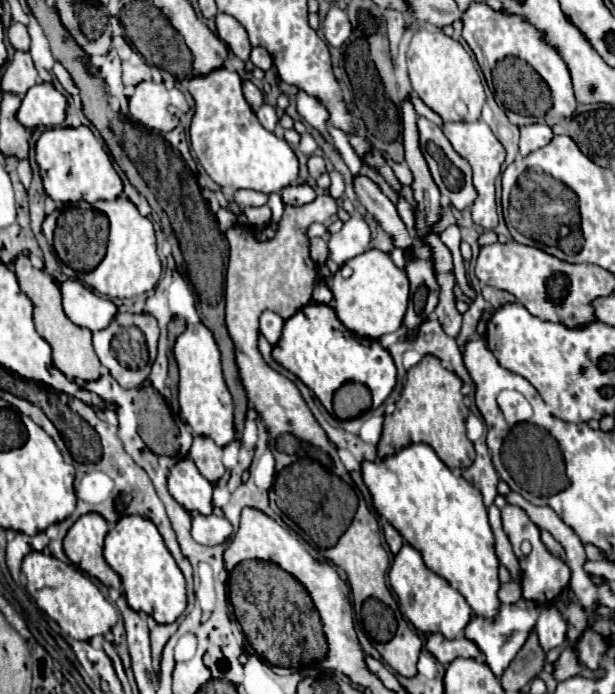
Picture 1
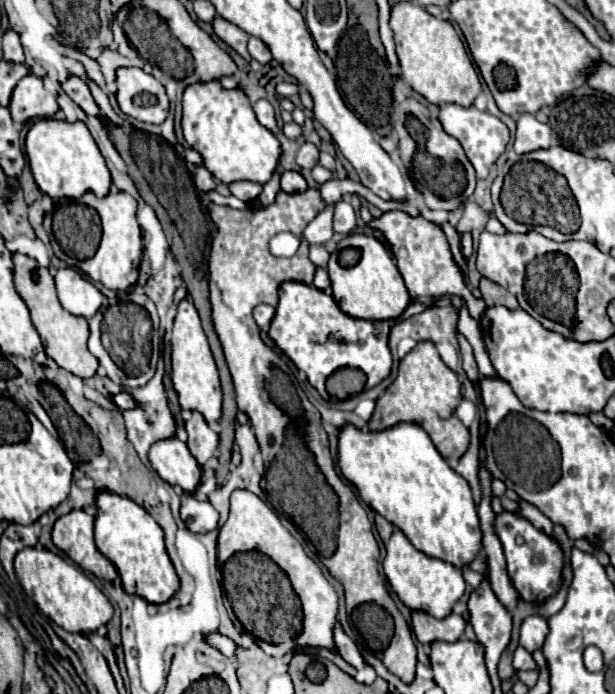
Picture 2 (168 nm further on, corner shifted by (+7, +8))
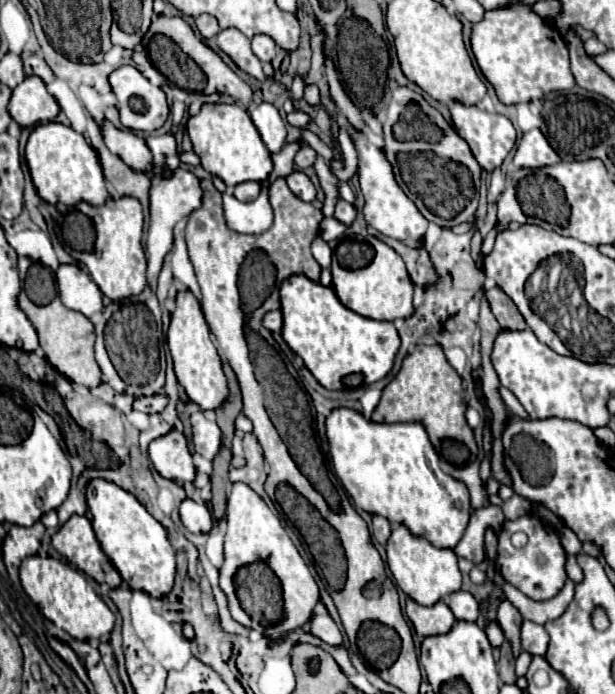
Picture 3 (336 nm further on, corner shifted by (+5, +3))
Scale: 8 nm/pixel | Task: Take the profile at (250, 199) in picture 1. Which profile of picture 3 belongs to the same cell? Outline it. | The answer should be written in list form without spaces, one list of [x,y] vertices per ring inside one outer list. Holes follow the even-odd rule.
[[[247,181],[247,183],[239,183],[235,187],[235,197],[239,201],[255,201],[259,197],[259,191],[261,191],[261,183],[255,183],[255,181]]]

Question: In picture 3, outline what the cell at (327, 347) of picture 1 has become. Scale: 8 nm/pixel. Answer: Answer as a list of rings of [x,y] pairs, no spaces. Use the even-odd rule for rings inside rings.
[[[303,275],[285,279],[279,295],[283,311],[281,335],[325,389],[343,389],[341,379],[349,373],[361,373],[367,385],[387,377],[399,349],[399,335],[393,323],[367,319],[349,311],[331,287],[323,287]]]

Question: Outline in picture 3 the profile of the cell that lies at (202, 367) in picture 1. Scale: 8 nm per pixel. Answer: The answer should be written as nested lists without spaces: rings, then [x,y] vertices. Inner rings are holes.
[[[183,291],[177,295],[177,309],[171,315],[171,325],[167,331],[167,345],[173,357],[173,367],[177,381],[185,389],[187,397],[197,403],[203,411],[219,409],[227,399],[227,379],[221,369],[221,359],[211,341],[209,325],[201,313],[199,301],[191,291]]]

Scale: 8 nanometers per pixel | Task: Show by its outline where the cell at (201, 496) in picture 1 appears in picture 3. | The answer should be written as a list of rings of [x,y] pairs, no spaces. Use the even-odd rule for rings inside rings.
[[[169,431],[167,435],[151,441],[149,459],[155,471],[177,483],[195,481],[195,465],[187,447],[187,439],[179,431]]]

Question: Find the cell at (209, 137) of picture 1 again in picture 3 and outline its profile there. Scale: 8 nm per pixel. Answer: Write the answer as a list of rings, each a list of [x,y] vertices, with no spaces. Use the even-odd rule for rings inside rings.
[[[203,103],[201,111],[189,117],[187,131],[193,143],[193,151],[201,159],[201,167],[219,177],[229,189],[245,181],[263,183],[273,171],[269,149],[261,141],[261,135],[257,133],[257,127],[253,125],[249,113],[237,103]]]

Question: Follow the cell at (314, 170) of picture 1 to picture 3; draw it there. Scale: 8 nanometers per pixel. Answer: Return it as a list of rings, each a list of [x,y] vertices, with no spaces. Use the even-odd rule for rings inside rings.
[[[309,145],[301,147],[301,149],[297,151],[297,155],[295,155],[295,163],[297,163],[297,167],[299,167],[299,169],[313,167],[315,159],[317,159],[317,153],[315,153],[315,151],[313,151]]]

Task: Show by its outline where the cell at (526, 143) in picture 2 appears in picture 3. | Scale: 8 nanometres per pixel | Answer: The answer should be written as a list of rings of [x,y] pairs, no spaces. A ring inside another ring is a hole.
[[[531,129],[527,133],[523,133],[521,143],[517,145],[513,163],[517,167],[545,167],[545,165],[553,165],[559,163],[559,155],[553,151],[553,147],[549,145],[547,137],[541,133],[541,129]]]

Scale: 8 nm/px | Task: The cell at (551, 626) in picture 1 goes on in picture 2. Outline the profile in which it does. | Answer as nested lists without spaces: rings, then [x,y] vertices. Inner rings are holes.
[[[527,616],[521,624],[521,638],[519,638],[519,644],[529,650],[529,652],[535,652],[543,646],[545,642],[545,636],[547,636],[549,628],[547,628],[547,620],[543,616]]]

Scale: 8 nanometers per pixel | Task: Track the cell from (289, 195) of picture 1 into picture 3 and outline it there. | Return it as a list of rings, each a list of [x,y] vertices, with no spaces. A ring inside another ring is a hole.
[[[293,171],[287,177],[287,185],[289,189],[303,201],[313,201],[315,199],[315,187],[311,183],[311,179],[303,173],[303,171]]]

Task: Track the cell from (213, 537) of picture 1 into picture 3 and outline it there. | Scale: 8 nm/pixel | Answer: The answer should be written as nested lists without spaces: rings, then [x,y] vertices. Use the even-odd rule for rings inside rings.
[[[185,499],[185,501],[181,503],[179,515],[181,515],[183,525],[185,525],[191,533],[195,533],[195,535],[199,535],[199,533],[209,533],[211,527],[213,527],[213,517],[211,517],[207,505],[199,505],[199,503],[191,501],[191,499]]]

